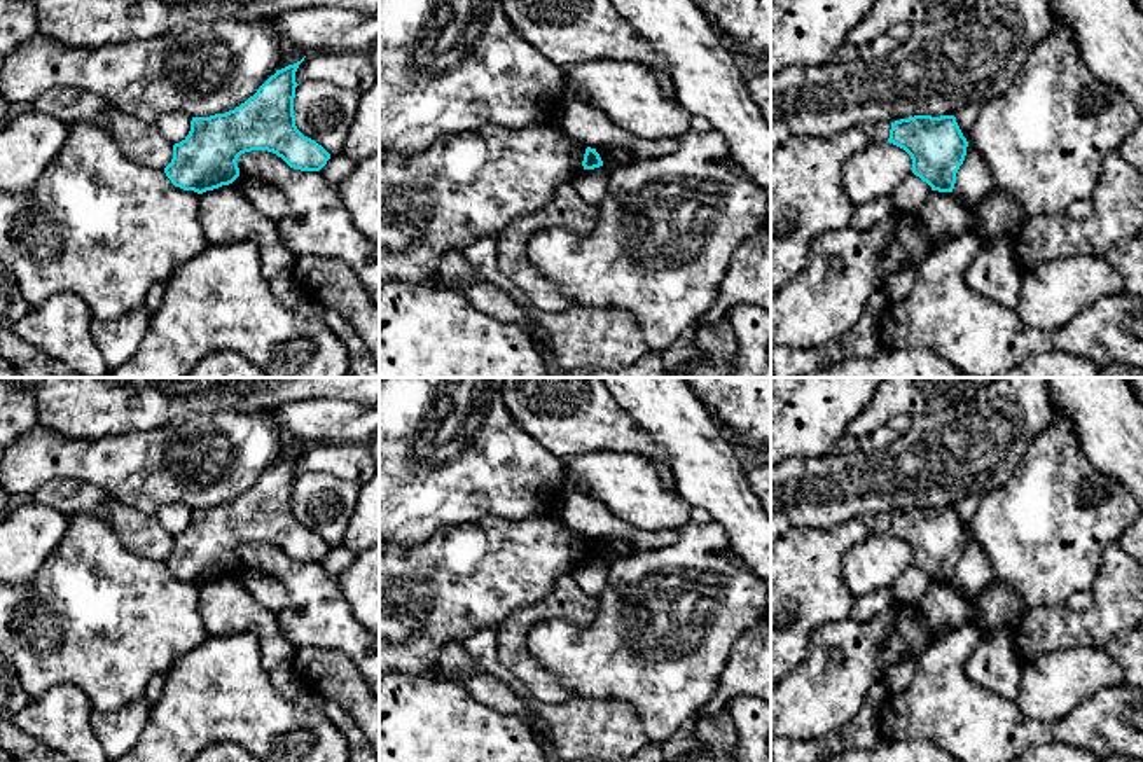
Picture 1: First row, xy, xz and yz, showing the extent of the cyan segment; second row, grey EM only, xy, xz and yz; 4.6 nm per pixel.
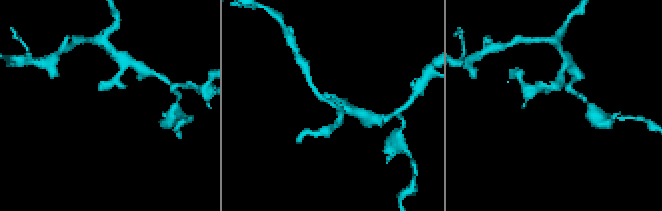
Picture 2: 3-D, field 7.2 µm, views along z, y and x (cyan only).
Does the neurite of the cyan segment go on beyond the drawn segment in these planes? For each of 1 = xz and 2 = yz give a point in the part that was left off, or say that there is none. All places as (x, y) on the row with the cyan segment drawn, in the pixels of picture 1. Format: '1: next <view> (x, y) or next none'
1: next none
2: next none

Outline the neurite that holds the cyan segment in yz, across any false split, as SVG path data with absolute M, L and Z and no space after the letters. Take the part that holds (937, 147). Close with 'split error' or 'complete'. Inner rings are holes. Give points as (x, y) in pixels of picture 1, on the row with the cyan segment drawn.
M914 115L891 122L890 143L912 159L912 173L932 190L952 192L968 142L954 115Z; complete

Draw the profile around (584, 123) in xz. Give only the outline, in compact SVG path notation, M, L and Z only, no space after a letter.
M563 100L554 114L561 128L577 142L596 147L620 147L638 159L669 156L678 149L678 136L647 140L619 126L610 117L582 100Z

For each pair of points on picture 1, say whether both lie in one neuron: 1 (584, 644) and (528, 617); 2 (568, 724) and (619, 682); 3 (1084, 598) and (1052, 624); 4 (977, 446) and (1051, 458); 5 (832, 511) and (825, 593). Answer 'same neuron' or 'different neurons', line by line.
1: different neurons
2: different neurons
3: different neurons
4: different neurons
5: different neurons

